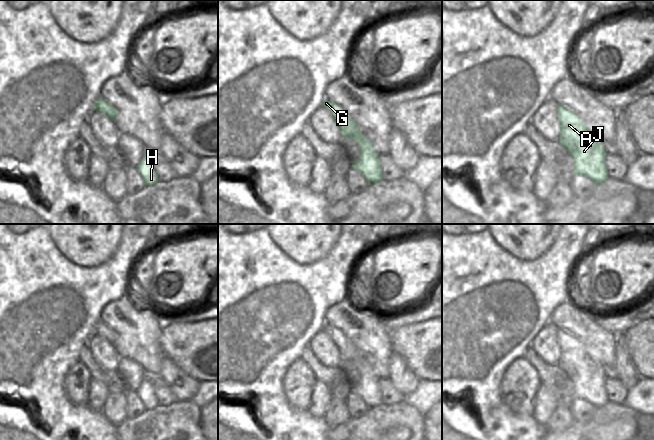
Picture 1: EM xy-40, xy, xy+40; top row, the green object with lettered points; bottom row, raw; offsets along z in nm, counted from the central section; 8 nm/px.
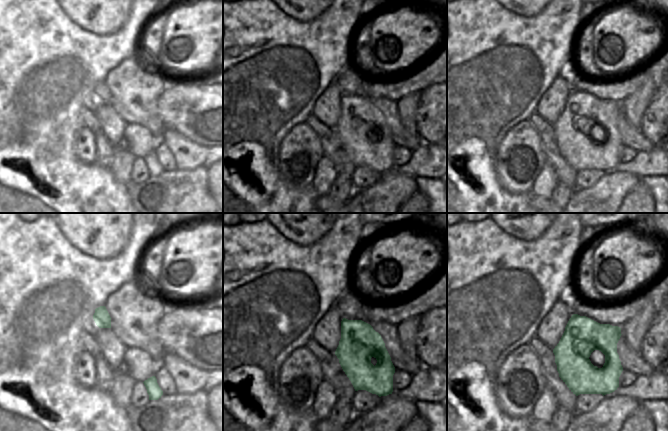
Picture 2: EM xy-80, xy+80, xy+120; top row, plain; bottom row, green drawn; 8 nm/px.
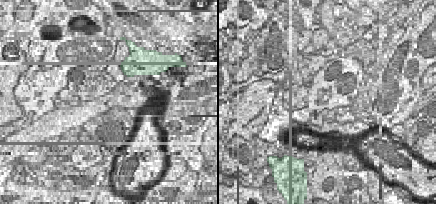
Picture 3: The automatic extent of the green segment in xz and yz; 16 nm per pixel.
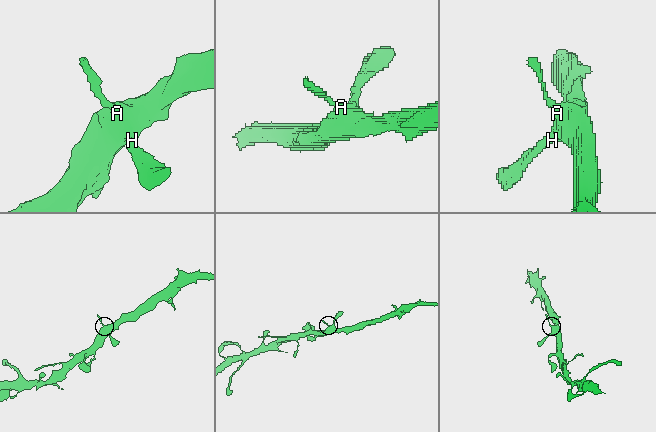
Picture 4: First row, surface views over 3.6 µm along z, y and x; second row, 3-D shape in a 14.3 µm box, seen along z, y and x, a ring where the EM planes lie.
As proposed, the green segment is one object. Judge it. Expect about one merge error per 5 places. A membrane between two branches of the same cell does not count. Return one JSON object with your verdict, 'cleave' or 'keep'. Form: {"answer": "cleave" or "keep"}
{"answer": "keep"}

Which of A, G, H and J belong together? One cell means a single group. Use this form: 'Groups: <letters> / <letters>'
Groups: A G H J

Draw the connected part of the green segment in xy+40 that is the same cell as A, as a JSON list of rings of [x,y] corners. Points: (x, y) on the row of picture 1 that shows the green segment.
[[[558,105],[556,114],[560,122],[558,142],[572,158],[574,173],[591,179],[596,185],[606,181],[606,152],[600,141],[588,132],[582,119],[567,107]]]

